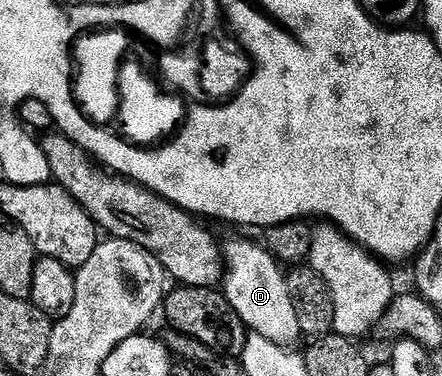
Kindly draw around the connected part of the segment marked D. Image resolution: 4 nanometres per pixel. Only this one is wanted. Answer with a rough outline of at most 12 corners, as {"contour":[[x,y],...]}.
{"contour":[[259,241],[223,243],[222,293],[251,333],[302,335],[285,271]]}

